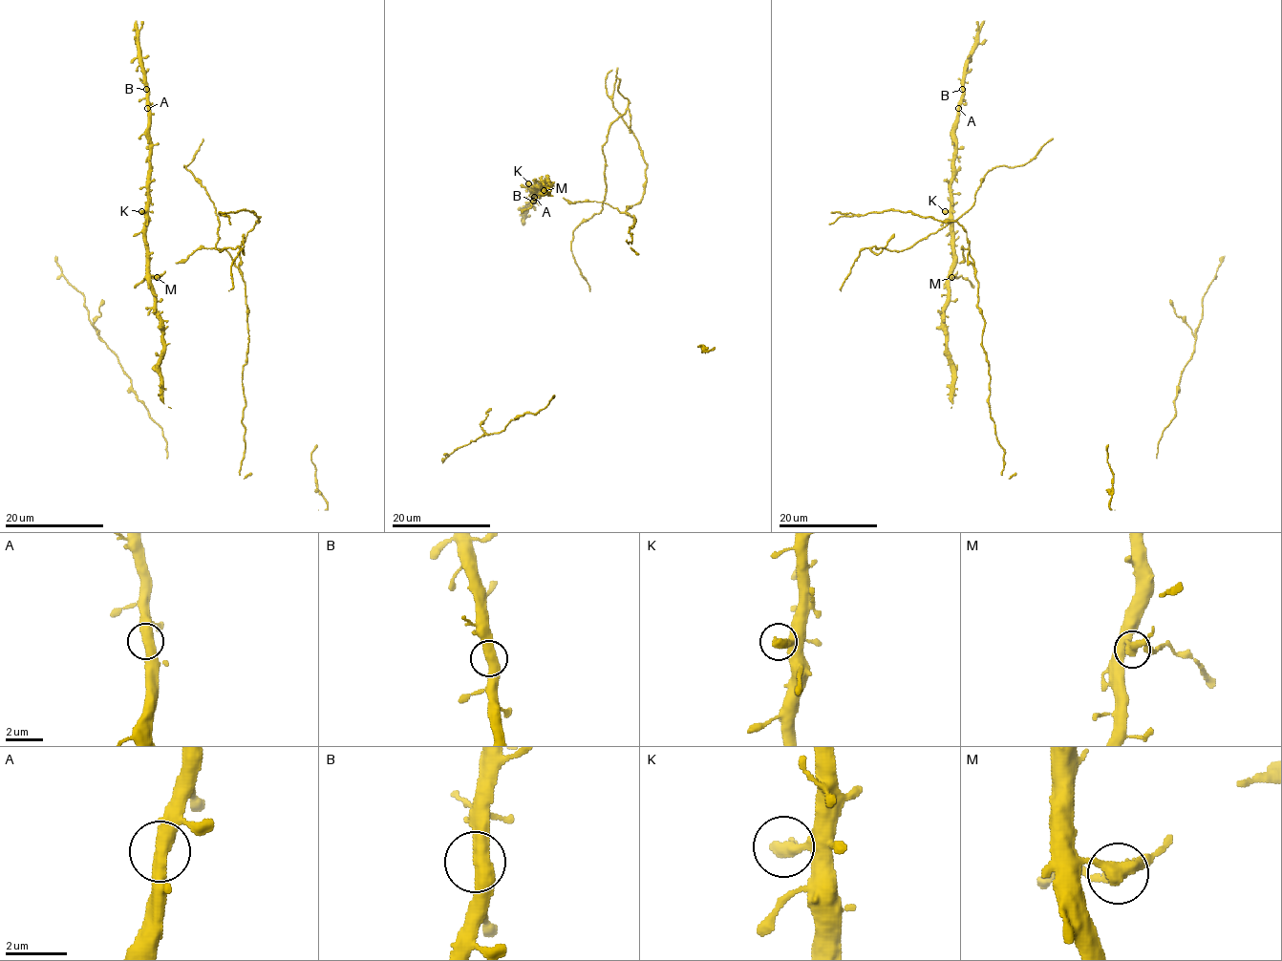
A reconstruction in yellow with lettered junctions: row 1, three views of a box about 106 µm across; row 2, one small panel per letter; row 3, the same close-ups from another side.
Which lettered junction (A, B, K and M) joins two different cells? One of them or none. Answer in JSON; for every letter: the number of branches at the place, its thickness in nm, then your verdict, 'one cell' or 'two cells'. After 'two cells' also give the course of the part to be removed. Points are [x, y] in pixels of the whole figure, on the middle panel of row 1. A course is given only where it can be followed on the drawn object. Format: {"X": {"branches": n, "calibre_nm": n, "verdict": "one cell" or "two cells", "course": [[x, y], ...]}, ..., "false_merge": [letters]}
{"A": {"branches": 2, "calibre_nm": 480, "verdict": "one cell"}, "B": {"branches": 2, "calibre_nm": 480, "verdict": "one cell"}, "K": {"branches": 1, "calibre_nm": 550, "verdict": "one cell"}, "M": {"branches": 2, "calibre_nm": 400, "verdict": "one cell"}, "false_merge": []}

